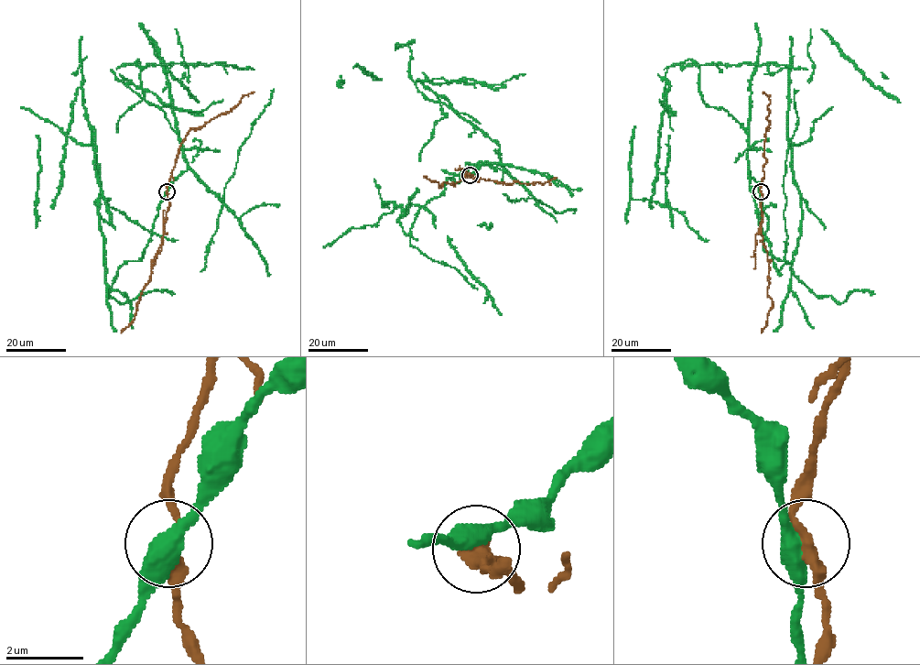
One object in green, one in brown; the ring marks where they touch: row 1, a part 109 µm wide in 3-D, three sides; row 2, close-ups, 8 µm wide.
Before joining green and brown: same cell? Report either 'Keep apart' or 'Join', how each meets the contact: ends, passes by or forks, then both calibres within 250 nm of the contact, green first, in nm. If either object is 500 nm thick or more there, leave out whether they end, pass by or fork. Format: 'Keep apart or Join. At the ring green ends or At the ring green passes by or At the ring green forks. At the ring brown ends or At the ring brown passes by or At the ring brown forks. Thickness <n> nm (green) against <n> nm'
Keep apart. At the ring green passes by. At the ring brown passes by. Thickness 480 nm (green) against 360 nm

